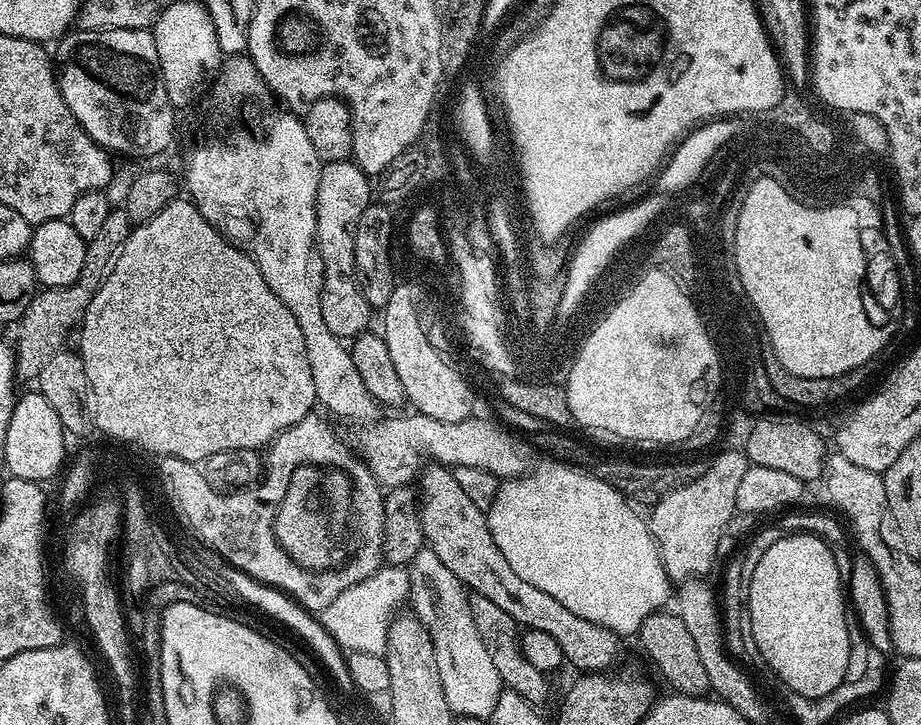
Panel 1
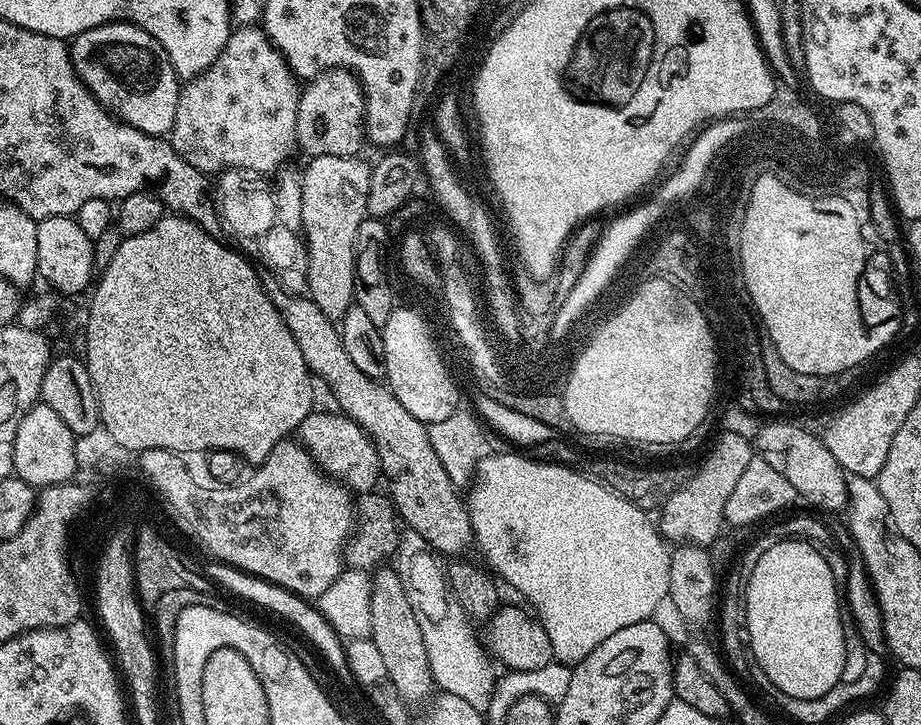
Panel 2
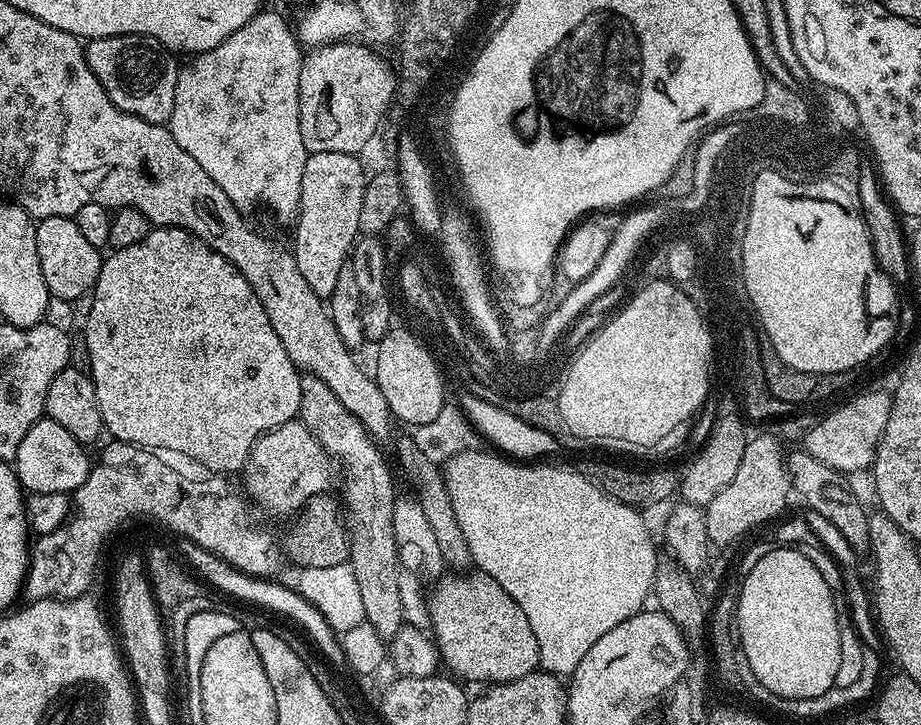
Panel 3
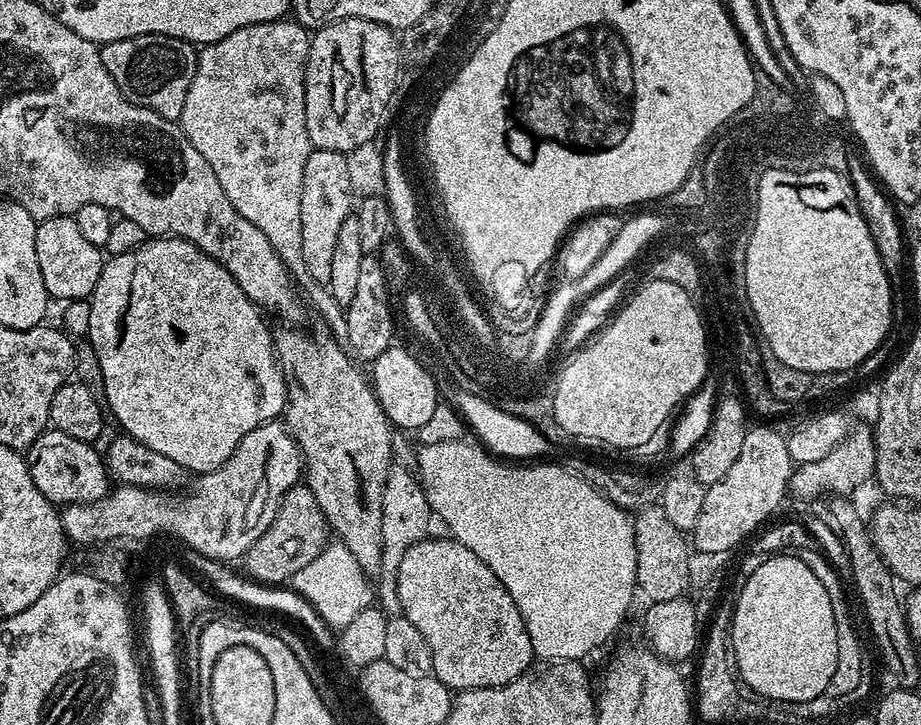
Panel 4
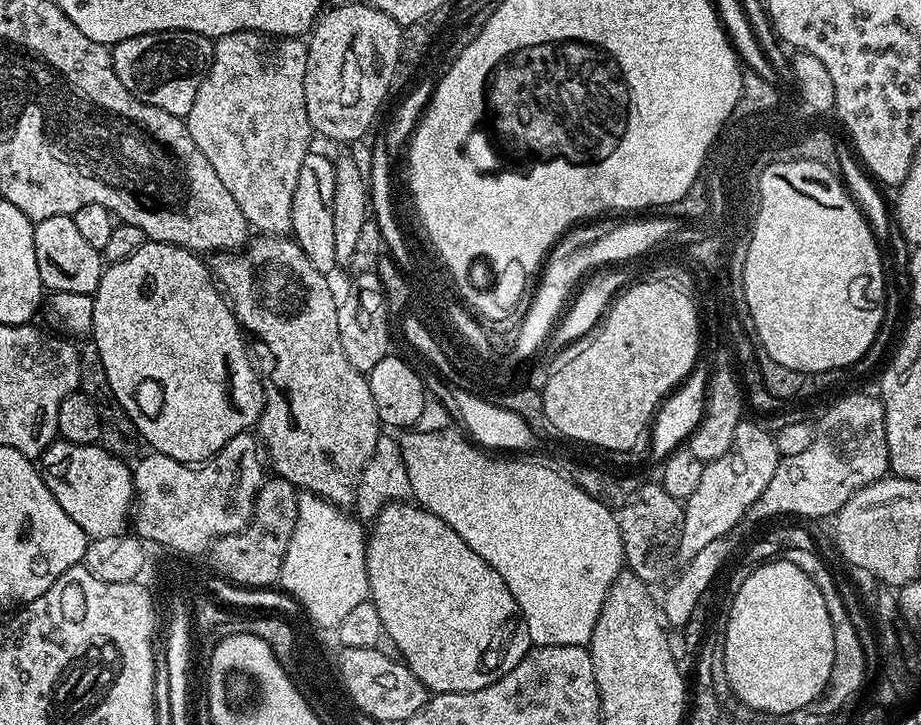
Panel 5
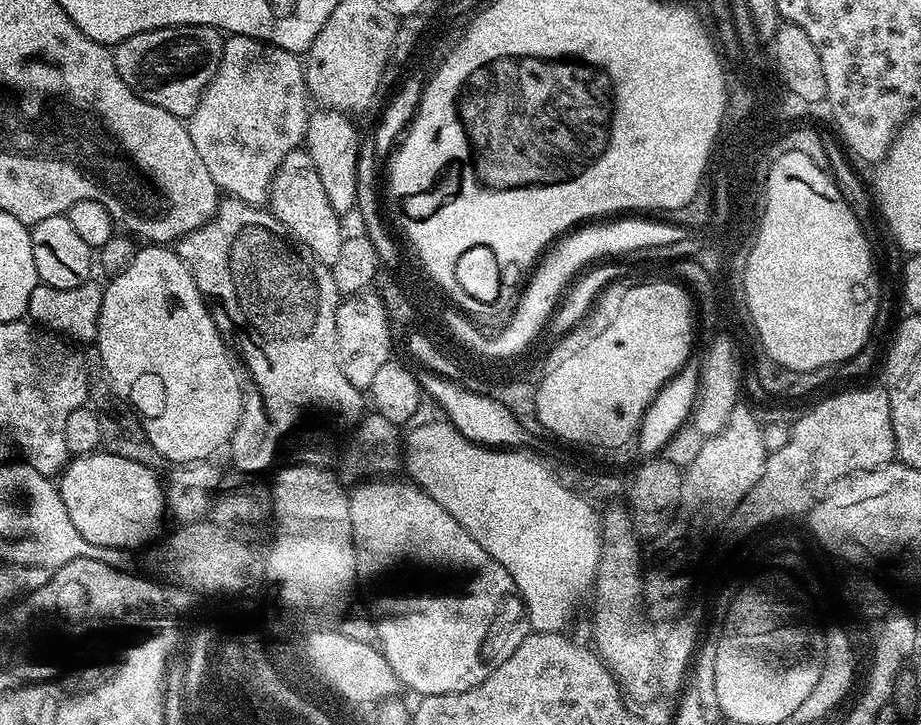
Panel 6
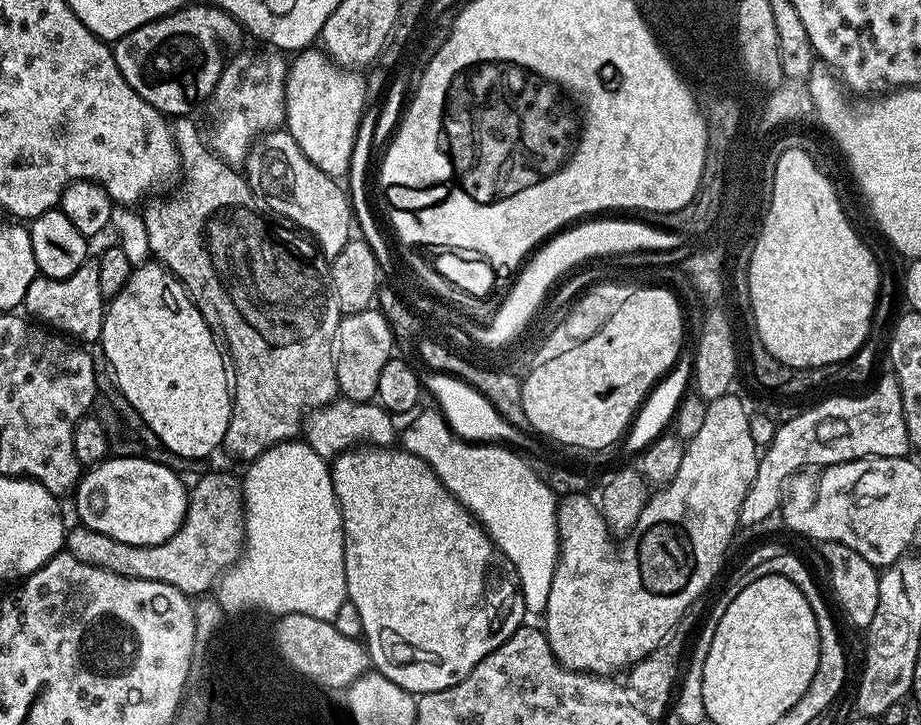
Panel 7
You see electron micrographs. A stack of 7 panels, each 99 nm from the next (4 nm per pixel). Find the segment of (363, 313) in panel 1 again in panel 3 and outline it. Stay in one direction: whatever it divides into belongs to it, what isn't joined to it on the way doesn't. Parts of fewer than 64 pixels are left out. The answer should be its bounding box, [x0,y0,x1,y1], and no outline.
[290,152,365,298]

